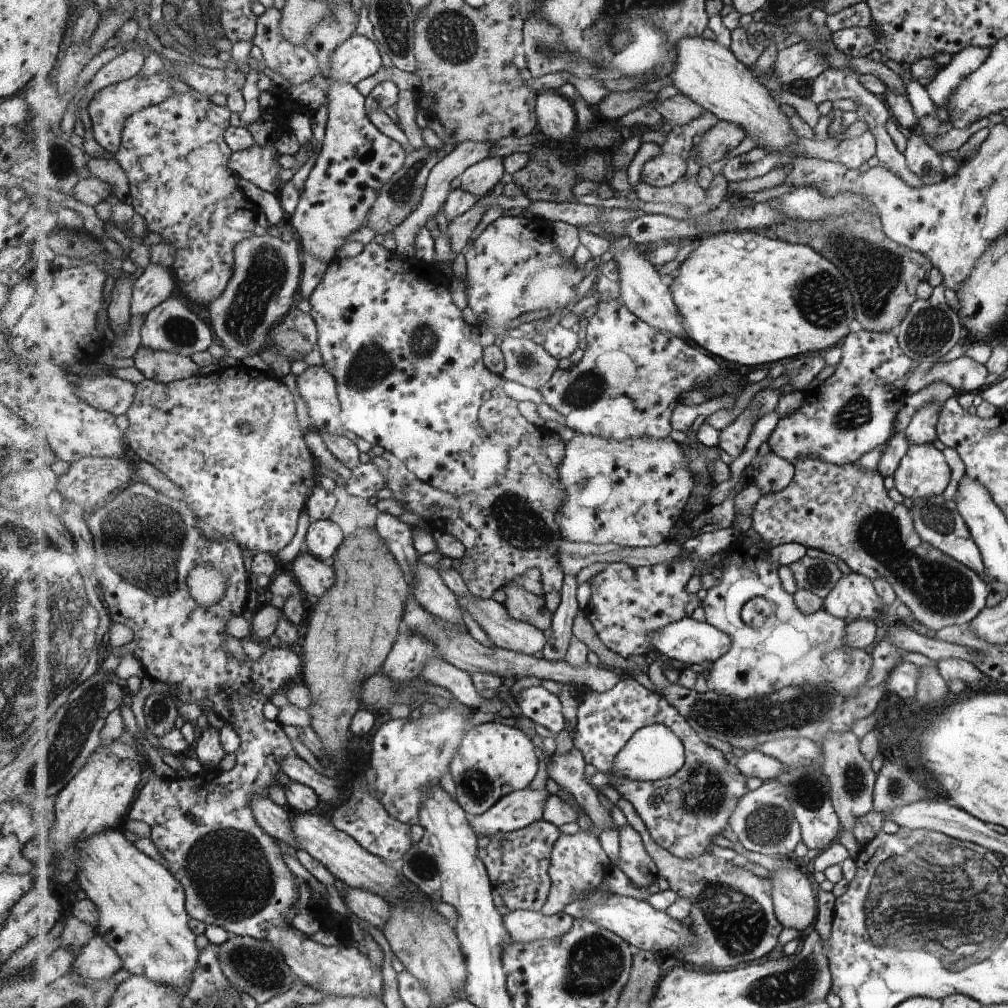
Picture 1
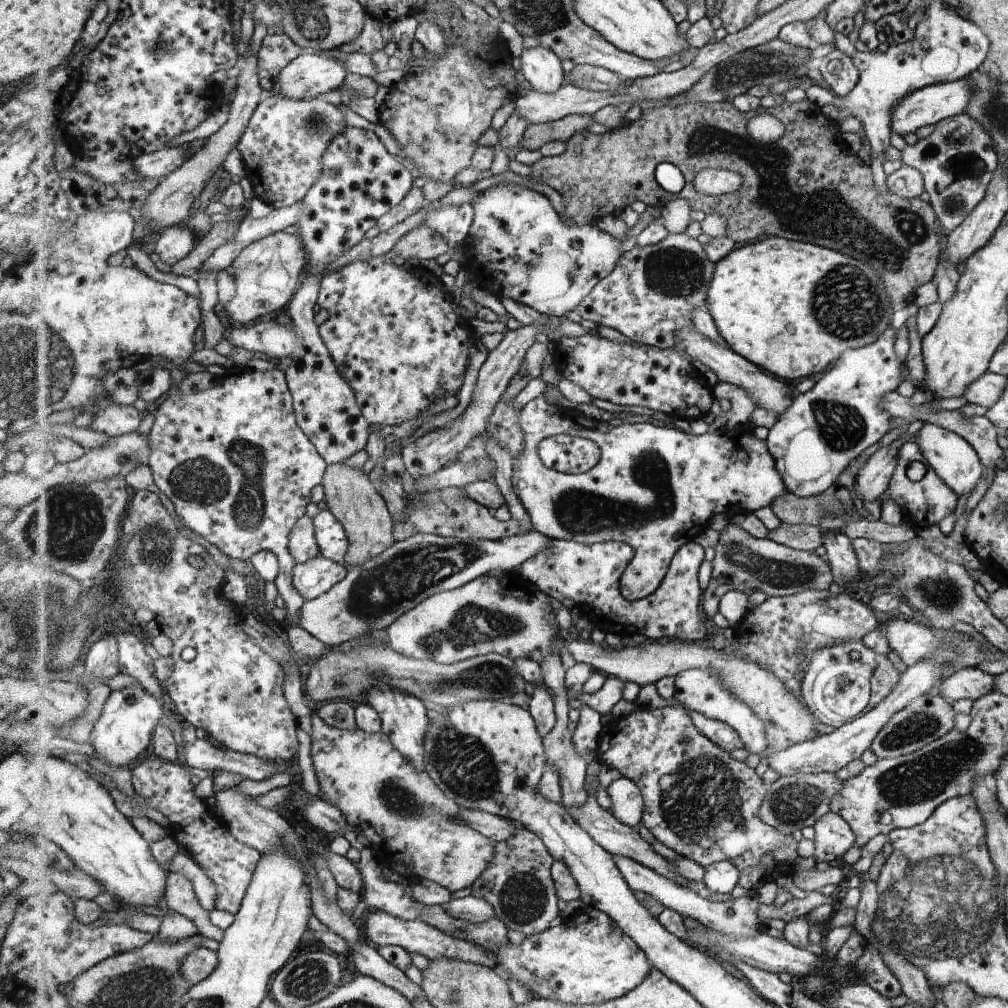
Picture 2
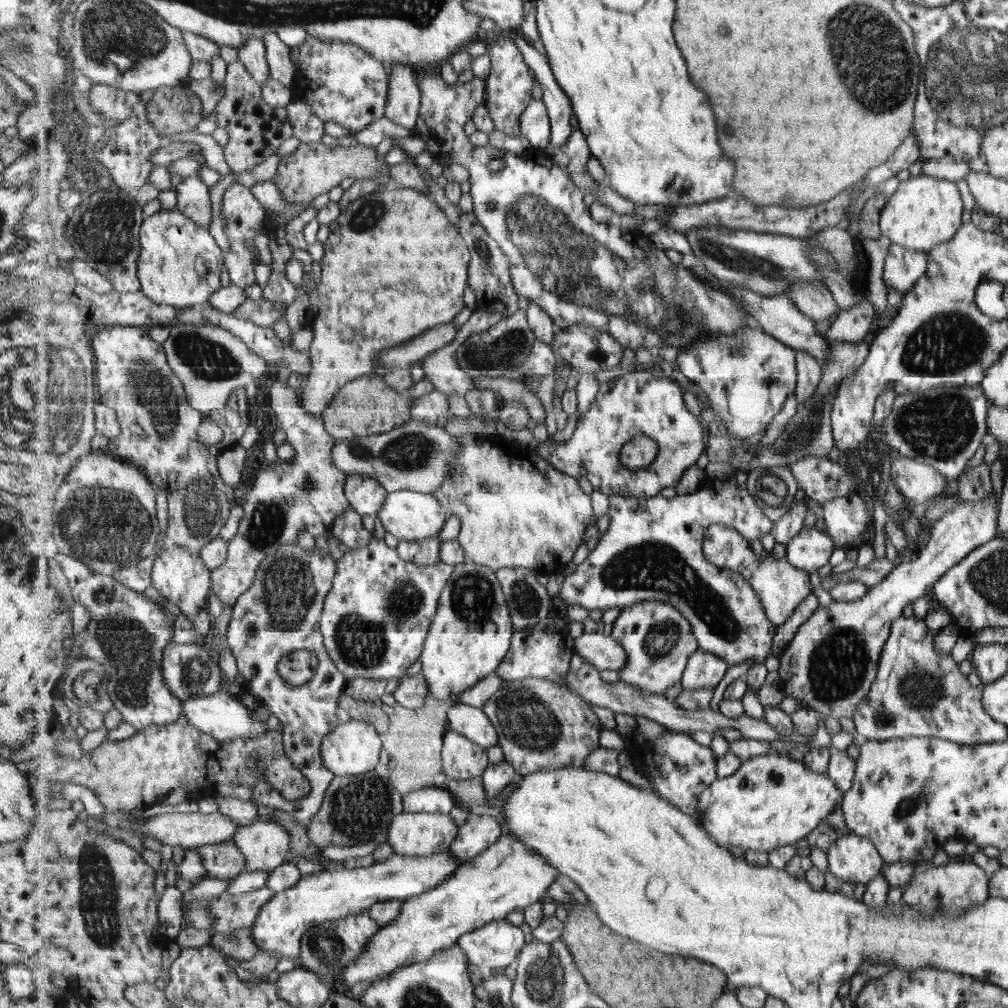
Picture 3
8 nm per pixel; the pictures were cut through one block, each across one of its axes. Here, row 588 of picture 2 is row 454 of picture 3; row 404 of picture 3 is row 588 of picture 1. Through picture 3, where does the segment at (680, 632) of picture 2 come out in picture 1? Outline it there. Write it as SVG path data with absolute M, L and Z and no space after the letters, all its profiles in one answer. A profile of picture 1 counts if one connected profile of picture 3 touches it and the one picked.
M731 526L729 530L692 535L682 545L681 557L670 564L647 565L637 569L627 563L608 564L602 572L589 580L593 596L588 608L583 611L603 644L623 659L633 655L643 655L650 659L657 651L651 642L651 632L658 632L673 622L693 616L693 610L702 607L699 596L687 592L687 582L702 565L710 565L712 556L732 550L737 534L739 532Z

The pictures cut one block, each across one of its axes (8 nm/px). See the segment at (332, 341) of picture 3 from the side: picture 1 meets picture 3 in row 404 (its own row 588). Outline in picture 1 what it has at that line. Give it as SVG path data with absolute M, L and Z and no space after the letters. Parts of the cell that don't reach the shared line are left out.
M305 543L291 565L293 576L300 585L303 595L311 595L320 599L337 582L335 568L312 554L306 548Z

